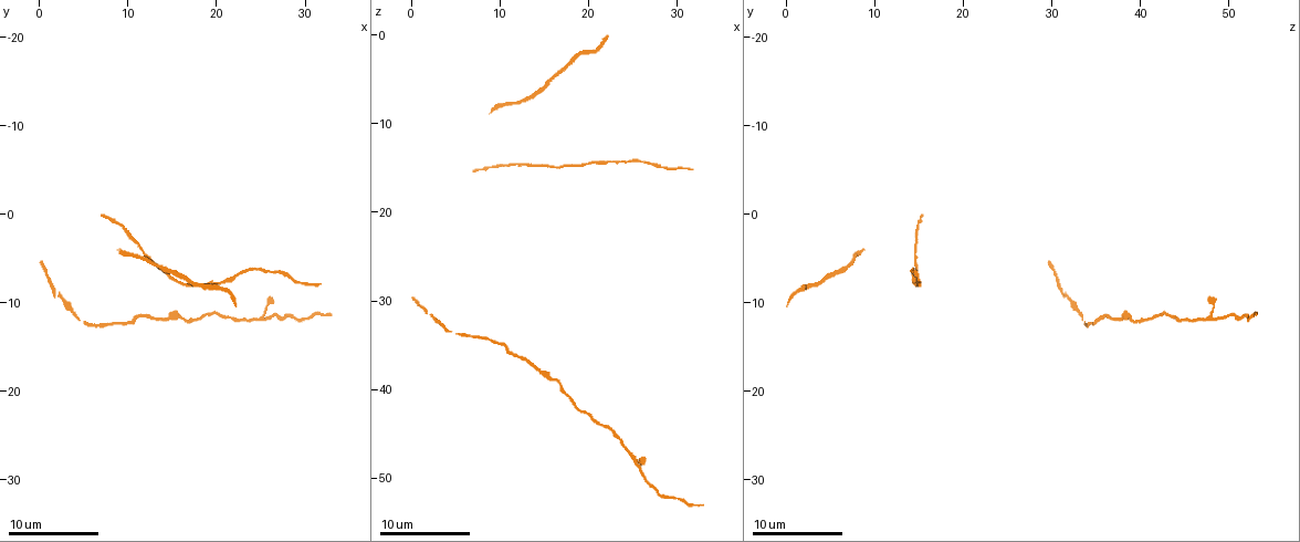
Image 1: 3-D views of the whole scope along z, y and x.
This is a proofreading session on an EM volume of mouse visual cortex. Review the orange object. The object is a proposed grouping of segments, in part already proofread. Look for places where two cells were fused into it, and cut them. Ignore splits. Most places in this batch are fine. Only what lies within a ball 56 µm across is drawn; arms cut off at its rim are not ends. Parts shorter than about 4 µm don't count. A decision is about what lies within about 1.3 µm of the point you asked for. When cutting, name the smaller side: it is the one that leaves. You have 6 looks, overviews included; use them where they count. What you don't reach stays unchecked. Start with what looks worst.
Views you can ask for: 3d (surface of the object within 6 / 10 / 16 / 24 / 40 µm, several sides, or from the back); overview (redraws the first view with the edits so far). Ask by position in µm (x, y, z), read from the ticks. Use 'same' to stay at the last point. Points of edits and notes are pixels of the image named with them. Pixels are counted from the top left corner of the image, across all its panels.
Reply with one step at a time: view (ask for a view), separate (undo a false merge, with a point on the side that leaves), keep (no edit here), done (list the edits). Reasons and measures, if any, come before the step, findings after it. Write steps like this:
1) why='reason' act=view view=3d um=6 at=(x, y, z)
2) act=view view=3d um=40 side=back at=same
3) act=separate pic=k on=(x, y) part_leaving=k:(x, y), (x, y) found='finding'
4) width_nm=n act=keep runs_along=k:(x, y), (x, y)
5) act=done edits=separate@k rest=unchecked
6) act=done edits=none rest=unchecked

why='sudden change in width' act=view view=3d um=6 at=(20.2, 8.0, 14.8)

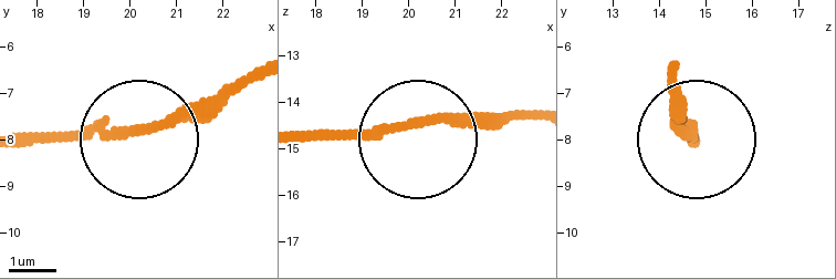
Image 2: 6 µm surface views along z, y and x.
width_nm=190 act=keep found='continuous, no second cell'

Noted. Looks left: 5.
act=view view=3d um=10 at=(26.6, 6.4, 14.2)

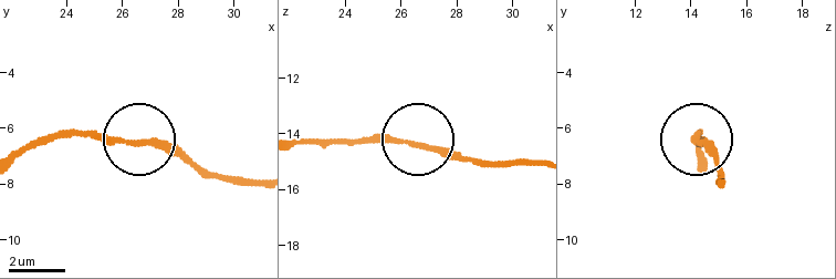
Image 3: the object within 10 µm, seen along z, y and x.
act=view view=3d um=6 at=(26.6, 6.6, 14.4)

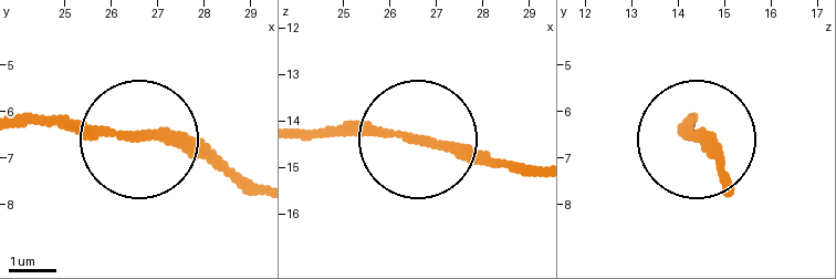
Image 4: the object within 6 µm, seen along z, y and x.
act=keep runs_along=4:(305, 130), (460, 142), (532, 166) found='one cell here'

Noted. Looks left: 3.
why='sudden change in width' act=view view=3d um=16 at=(16.2, 11.8, 39.0)

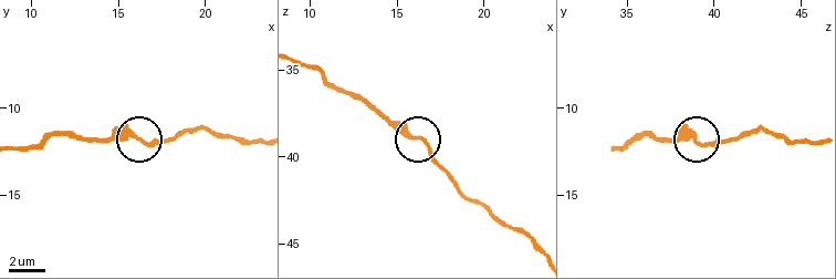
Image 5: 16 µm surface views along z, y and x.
act=view view=3d um=16 side=back at=(16.1, 11.8, 39.0)

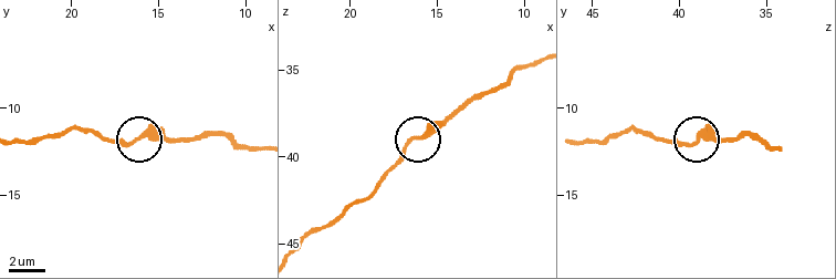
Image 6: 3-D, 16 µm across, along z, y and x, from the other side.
act=keep runs_along=6:(779, 150), (770, 150), (751, 136), (657, 141) found='all the same cell'

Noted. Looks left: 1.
act=done edits=none rest=unchecked

